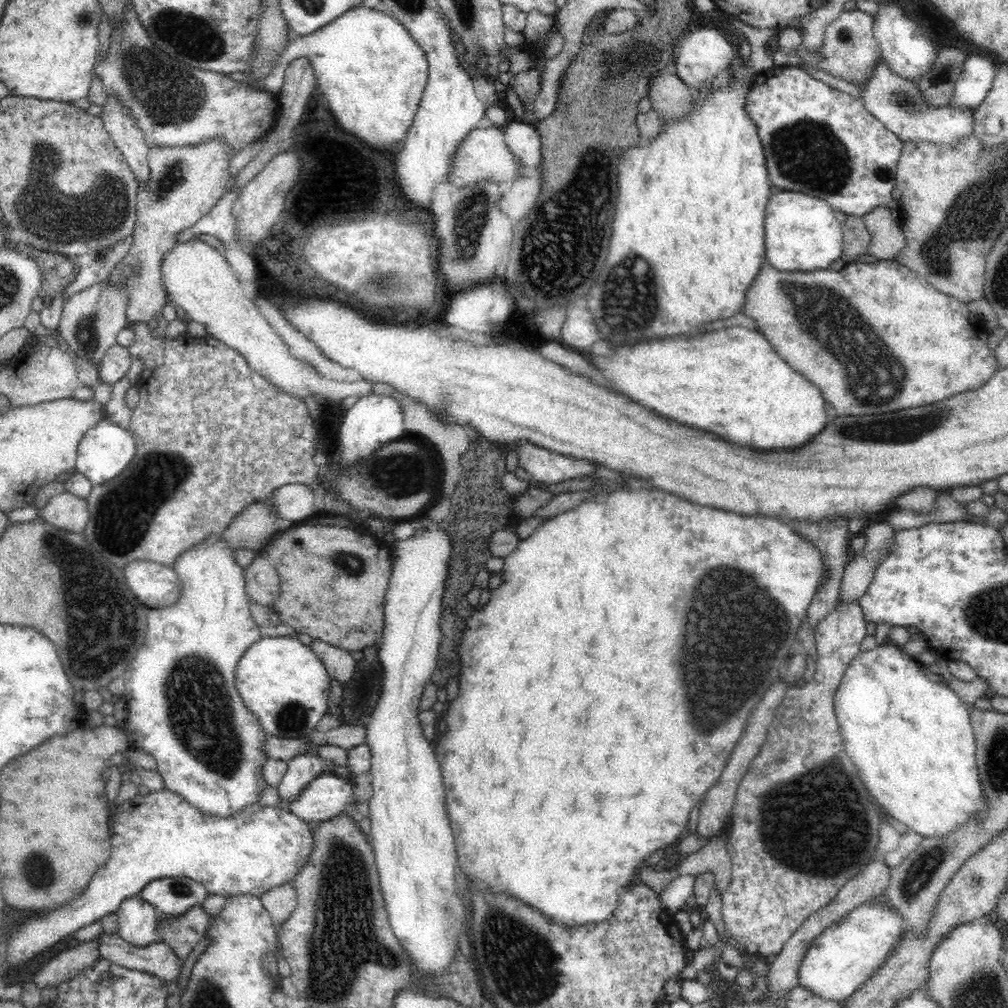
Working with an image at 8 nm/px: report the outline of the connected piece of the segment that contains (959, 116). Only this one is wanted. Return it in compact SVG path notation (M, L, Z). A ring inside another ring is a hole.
M886 60L874 65L873 73L866 86L860 88L862 106L874 115L888 130L897 135L900 142L934 142L941 146L954 146L960 138L966 138L973 132L972 109L958 109L954 105L932 106L926 103L920 93L916 81L898 76L888 67Z

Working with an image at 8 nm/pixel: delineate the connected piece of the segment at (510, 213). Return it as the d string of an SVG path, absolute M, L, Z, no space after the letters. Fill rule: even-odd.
M524 175L502 190L500 207L510 220L520 220L528 214L541 191L540 176Z

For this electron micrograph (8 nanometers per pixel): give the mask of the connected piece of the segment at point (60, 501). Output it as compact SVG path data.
M65 491L54 495L39 513L52 526L83 533L89 518L89 506L83 498Z

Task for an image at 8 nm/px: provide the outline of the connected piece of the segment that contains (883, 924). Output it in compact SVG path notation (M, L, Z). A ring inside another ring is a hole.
M883 904L859 905L838 922L824 928L818 938L814 938L810 950L798 964L798 986L826 1000L840 1003L850 998L898 944L902 930L902 922L896 912L885 908Z

